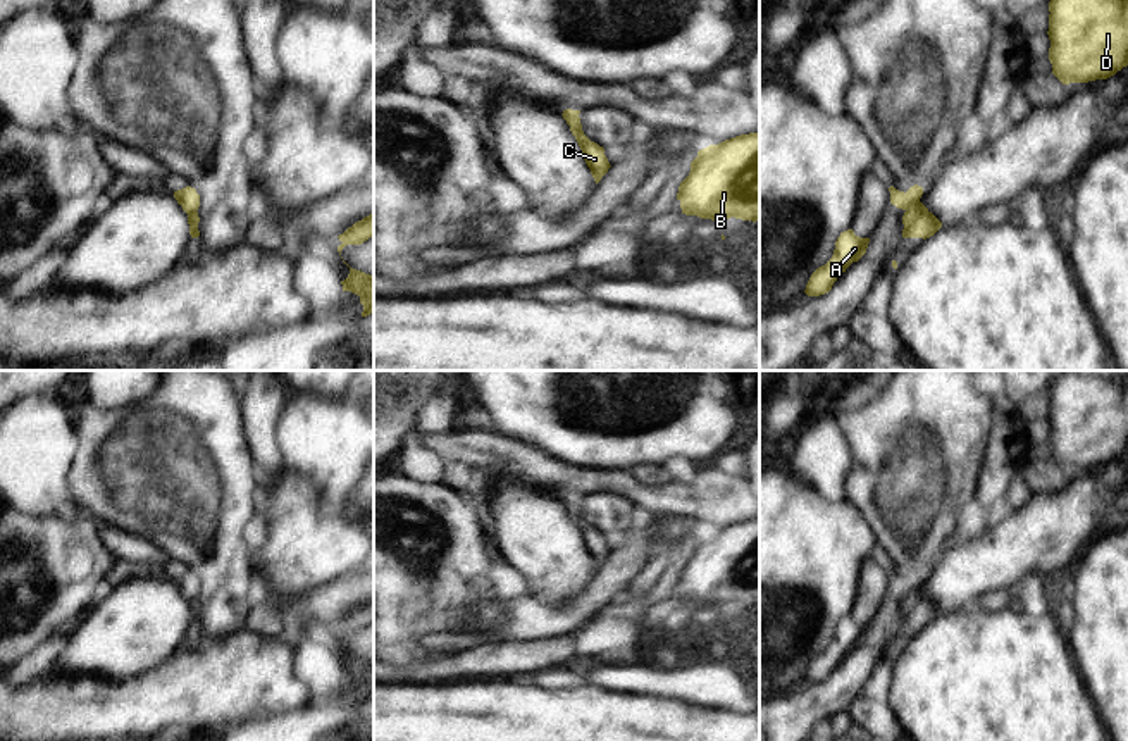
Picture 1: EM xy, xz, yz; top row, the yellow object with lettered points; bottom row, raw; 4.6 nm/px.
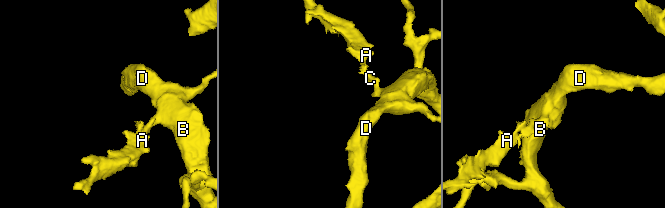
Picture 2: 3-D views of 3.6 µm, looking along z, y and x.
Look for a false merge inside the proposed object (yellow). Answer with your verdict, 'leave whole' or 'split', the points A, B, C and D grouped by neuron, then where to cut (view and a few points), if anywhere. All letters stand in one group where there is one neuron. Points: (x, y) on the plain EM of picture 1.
split; A / B C D; cut in yz along (918, 586), (906, 597)

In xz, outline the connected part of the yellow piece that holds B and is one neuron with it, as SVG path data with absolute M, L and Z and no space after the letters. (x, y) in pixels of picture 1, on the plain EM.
M759 519L741 520L697 538L689 562L680 569L677 586L682 600L701 605L759 603Z

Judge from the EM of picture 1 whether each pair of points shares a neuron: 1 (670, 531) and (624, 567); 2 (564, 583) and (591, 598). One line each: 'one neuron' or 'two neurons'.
1: one neuron
2: two neurons

